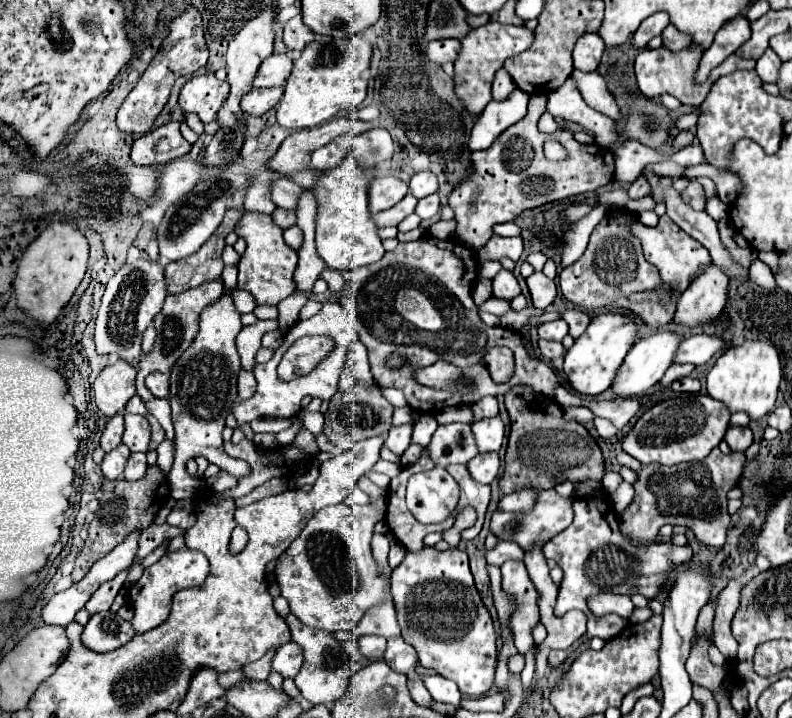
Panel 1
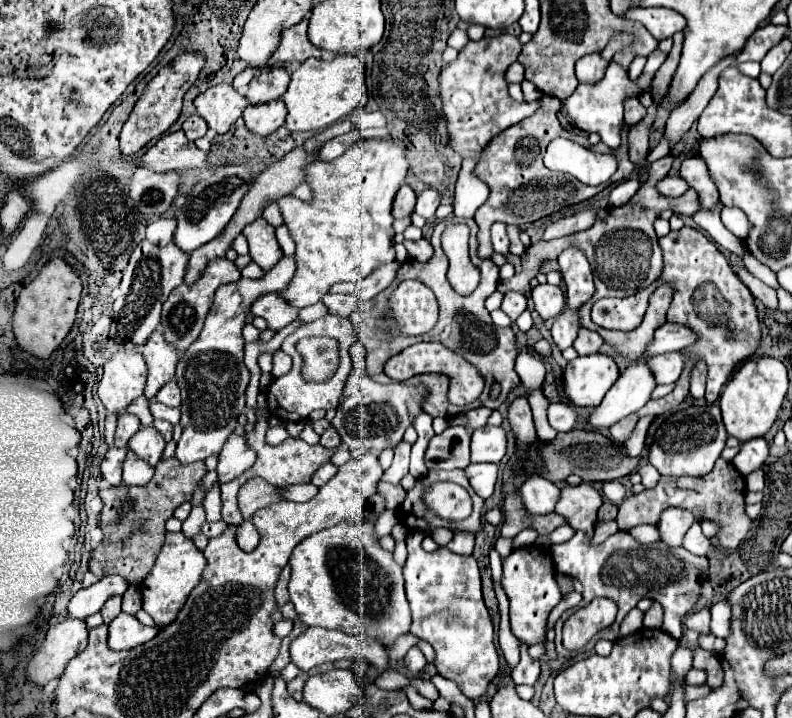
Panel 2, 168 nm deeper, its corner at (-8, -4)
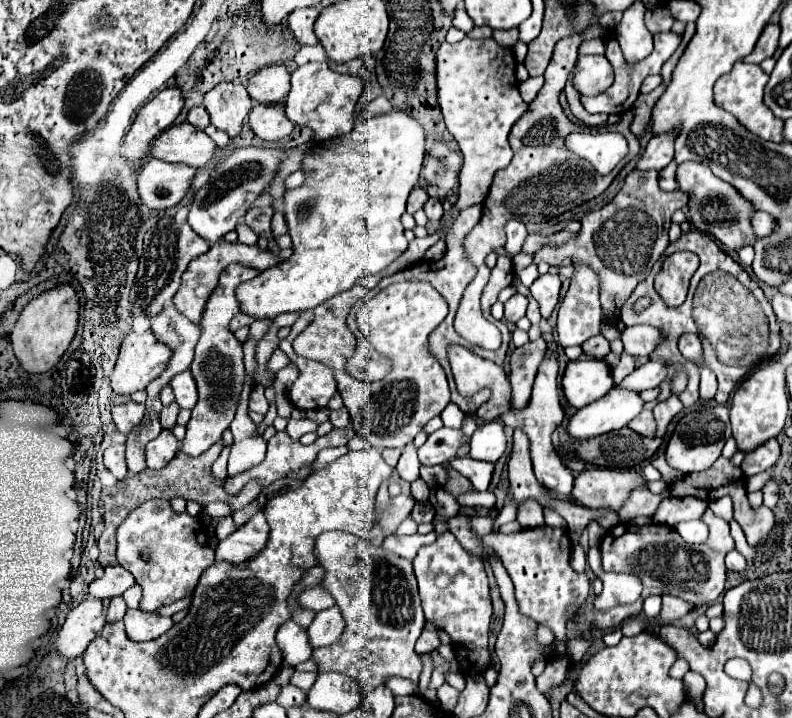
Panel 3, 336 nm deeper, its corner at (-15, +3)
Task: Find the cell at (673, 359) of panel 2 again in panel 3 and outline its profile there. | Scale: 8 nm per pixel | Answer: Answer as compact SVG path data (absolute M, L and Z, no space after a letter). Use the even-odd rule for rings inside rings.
M648 359L636 367L632 375L628 375L620 385L632 391L644 391L650 387L658 387L668 377L668 361L666 359Z

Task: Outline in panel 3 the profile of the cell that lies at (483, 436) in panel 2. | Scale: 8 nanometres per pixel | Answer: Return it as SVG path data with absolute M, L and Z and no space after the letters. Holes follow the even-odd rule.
M500 421L480 423L470 439L470 457L496 463L506 451L504 425Z

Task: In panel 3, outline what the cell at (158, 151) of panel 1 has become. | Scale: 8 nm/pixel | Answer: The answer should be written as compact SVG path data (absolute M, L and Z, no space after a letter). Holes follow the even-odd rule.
M190 123L172 125L154 139L150 155L168 163L184 163L190 167L204 167L216 153L216 143Z

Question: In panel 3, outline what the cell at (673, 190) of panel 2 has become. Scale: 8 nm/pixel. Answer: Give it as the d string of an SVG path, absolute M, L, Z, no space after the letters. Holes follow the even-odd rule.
M672 161L668 167L664 167L664 169L660 171L660 189L664 189L664 191L676 191L676 189L678 189L676 167L678 167L678 163Z

